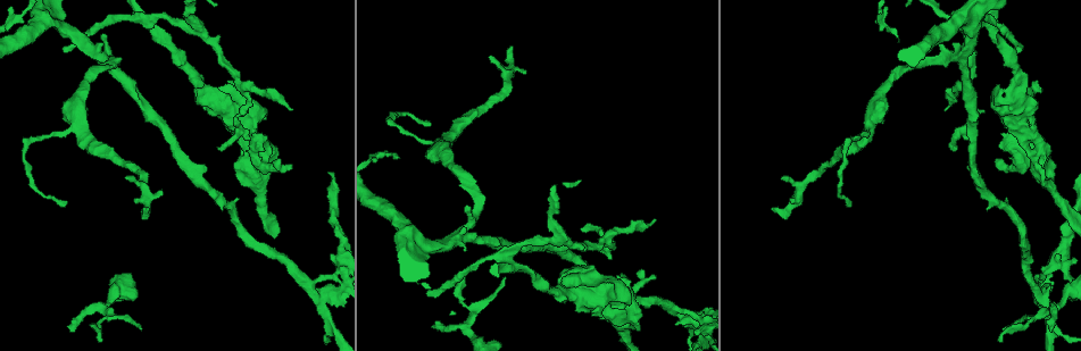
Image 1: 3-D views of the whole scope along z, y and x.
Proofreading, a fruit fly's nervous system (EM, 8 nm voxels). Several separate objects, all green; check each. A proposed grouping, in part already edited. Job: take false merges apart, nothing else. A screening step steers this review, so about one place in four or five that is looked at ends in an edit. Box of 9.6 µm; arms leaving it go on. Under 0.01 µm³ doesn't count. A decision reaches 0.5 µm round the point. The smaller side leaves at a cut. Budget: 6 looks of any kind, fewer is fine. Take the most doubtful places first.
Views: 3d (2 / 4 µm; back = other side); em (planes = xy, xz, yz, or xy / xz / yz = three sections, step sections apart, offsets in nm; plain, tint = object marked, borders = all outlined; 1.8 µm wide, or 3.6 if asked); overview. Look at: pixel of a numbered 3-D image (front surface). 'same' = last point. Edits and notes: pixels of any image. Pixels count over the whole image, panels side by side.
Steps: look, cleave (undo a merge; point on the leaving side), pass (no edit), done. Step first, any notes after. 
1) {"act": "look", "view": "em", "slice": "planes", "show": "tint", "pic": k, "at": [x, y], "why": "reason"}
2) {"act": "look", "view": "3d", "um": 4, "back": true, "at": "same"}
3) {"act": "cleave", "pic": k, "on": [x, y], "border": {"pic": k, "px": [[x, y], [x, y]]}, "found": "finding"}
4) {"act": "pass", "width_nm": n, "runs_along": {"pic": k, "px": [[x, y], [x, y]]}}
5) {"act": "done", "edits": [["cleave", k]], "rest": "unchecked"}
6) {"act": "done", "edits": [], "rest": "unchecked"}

{"act": "look", "view": "3d", "um": 4, "pic": 1, "at": [683, 320], "why": "touches itself"}

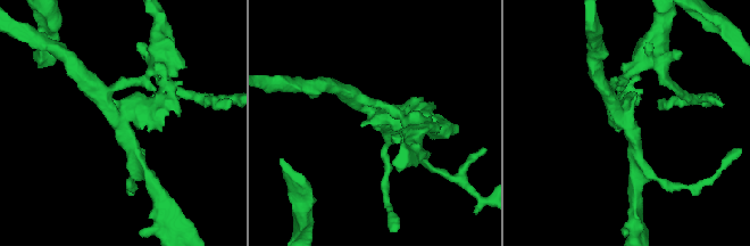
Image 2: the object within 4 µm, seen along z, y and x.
{"act": "look", "view": "em", "slice": "xy", "step": 16, "show": "tint", "pic": 2, "at": [625, 114]}

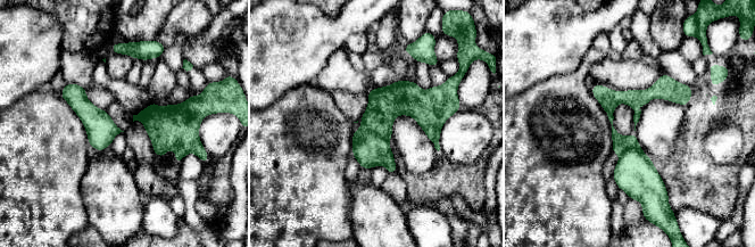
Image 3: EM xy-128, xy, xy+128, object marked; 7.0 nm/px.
{"act": "look", "view": "em", "slice": "planes", "show": "tint", "at": "same", "why": "cut it another way"}

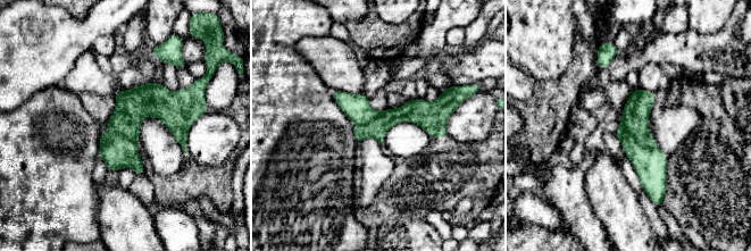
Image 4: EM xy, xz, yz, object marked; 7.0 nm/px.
{"act": "cleave", "pic": 4, "on": [635, 113], "width_nm": 200, "found": "a second neuron is stuck on"}

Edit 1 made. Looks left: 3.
{"act": "look", "view": "em", "slice": "xz", "step": 16, "show": "tint", "pic": 1, "at": [1017, 120], "why": "abrupt turn"}

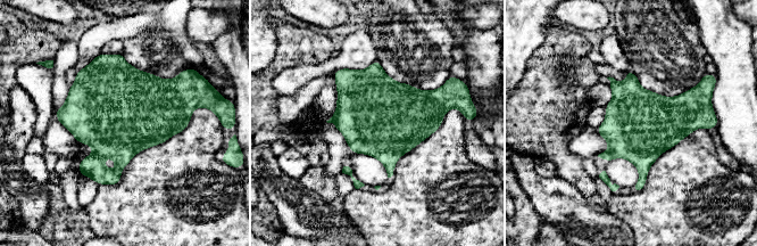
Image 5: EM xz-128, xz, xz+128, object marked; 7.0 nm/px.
{"act": "look", "view": "em", "slice": "planes", "show": "borders", "at": "same"}

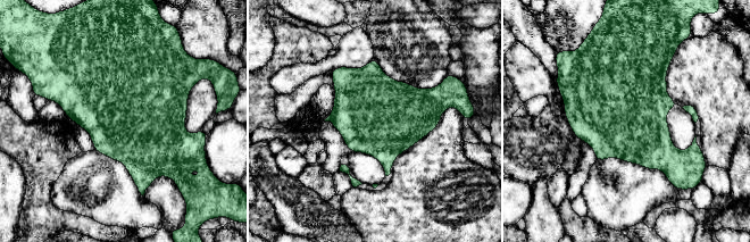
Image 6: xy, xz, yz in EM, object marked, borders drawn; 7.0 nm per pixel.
{"act": "pass", "found": "continuous, no second neuron"}

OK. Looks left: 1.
{"act": "done", "edits": [["cleave", 4]], "rest": "unchecked"}

